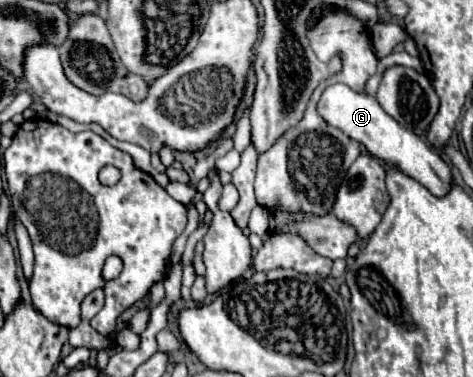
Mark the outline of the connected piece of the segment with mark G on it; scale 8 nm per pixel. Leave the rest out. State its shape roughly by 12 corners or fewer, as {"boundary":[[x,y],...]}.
{"boundary":[[332,84],[318,102],[330,126],[446,196],[450,164],[376,98]]}

